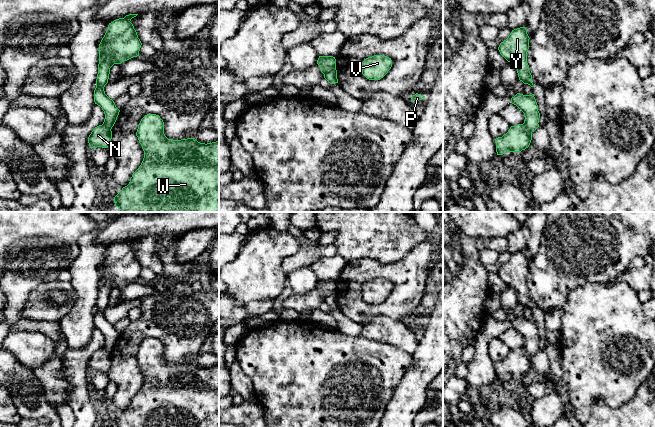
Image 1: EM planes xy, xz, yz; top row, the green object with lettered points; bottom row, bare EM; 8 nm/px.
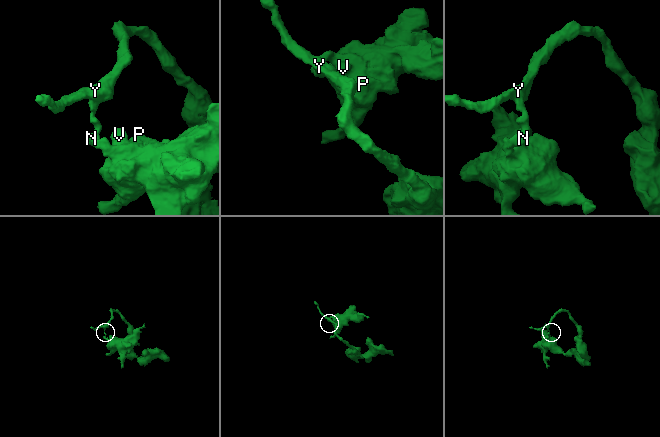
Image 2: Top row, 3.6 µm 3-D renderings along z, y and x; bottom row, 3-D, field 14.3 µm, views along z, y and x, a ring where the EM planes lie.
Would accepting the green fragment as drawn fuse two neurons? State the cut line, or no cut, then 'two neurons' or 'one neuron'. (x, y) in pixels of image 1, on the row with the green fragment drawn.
xz (335, 68), (324, 75) | two neurons

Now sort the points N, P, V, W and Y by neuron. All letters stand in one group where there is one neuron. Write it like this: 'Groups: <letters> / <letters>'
Groups: N P V W / Y

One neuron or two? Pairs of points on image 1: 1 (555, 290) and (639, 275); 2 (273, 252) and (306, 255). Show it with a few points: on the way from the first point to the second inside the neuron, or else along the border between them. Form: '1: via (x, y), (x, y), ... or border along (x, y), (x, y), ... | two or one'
1: border along (625, 270), (615, 279), (605, 283) | two
2: border along (301, 248), (283, 260), (282, 271), (284, 273) | two

